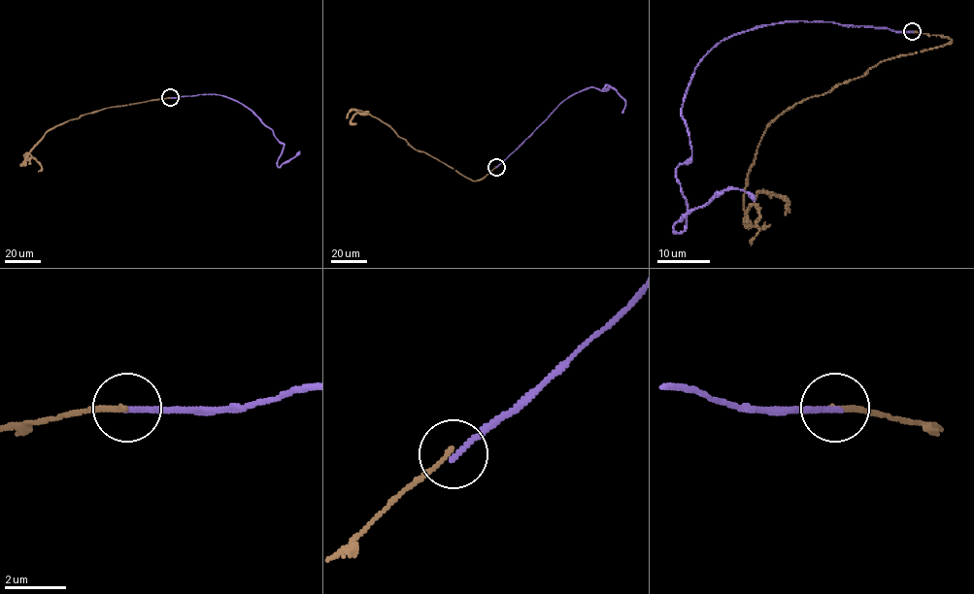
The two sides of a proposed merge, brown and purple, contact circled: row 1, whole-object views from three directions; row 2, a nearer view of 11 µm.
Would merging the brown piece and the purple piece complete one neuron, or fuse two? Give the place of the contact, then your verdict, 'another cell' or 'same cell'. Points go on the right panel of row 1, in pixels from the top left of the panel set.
place (912, 31); another cell

